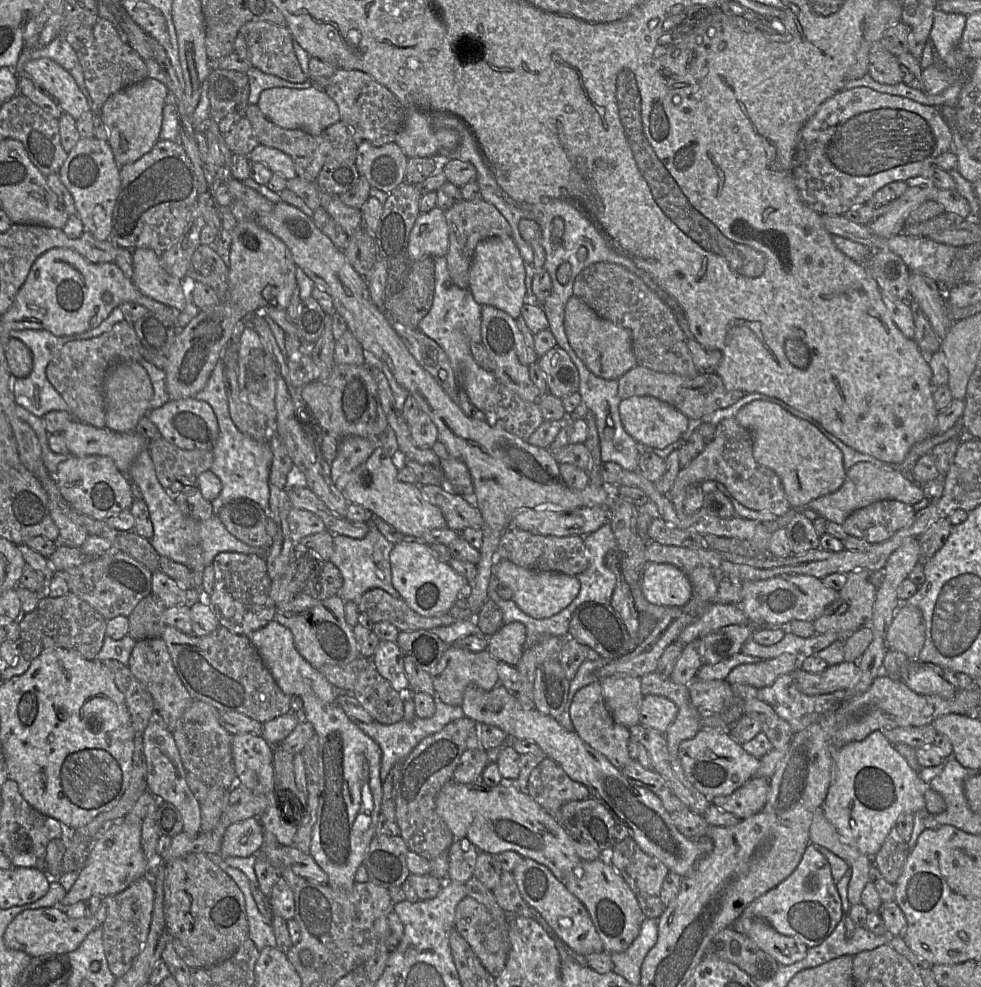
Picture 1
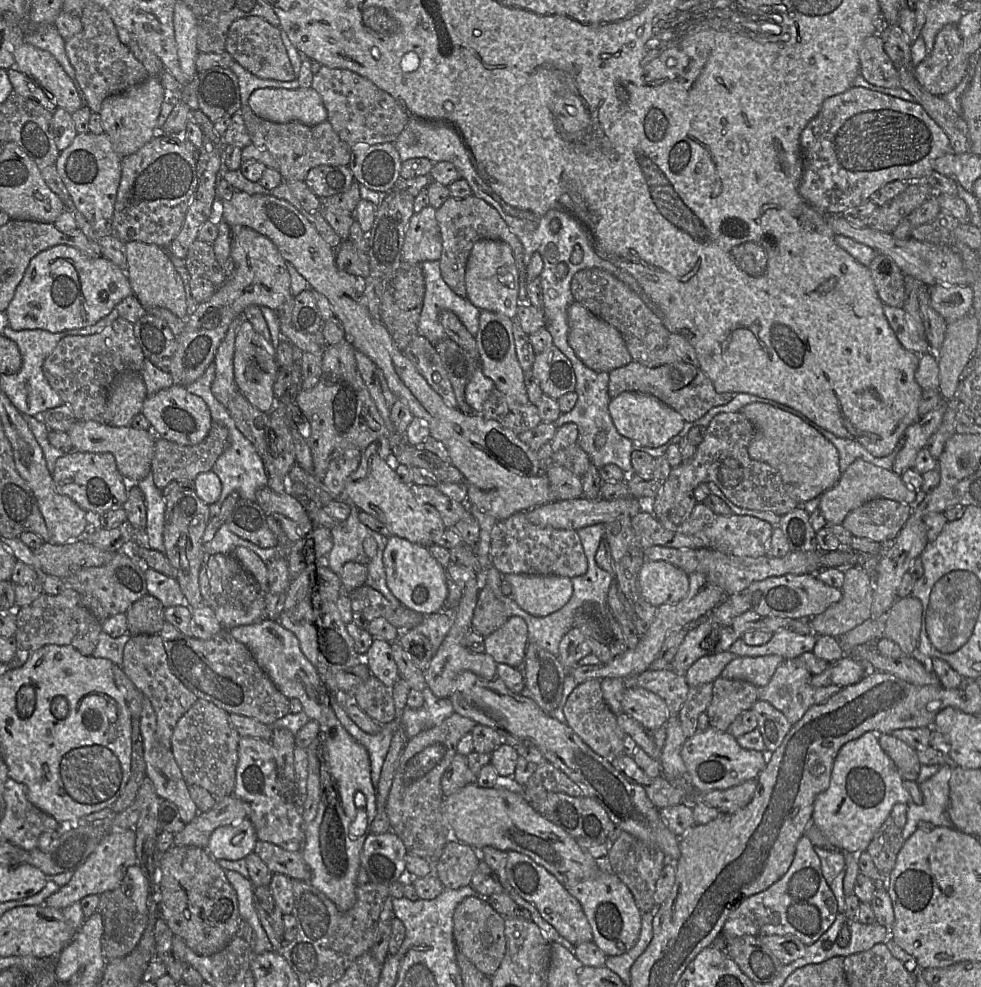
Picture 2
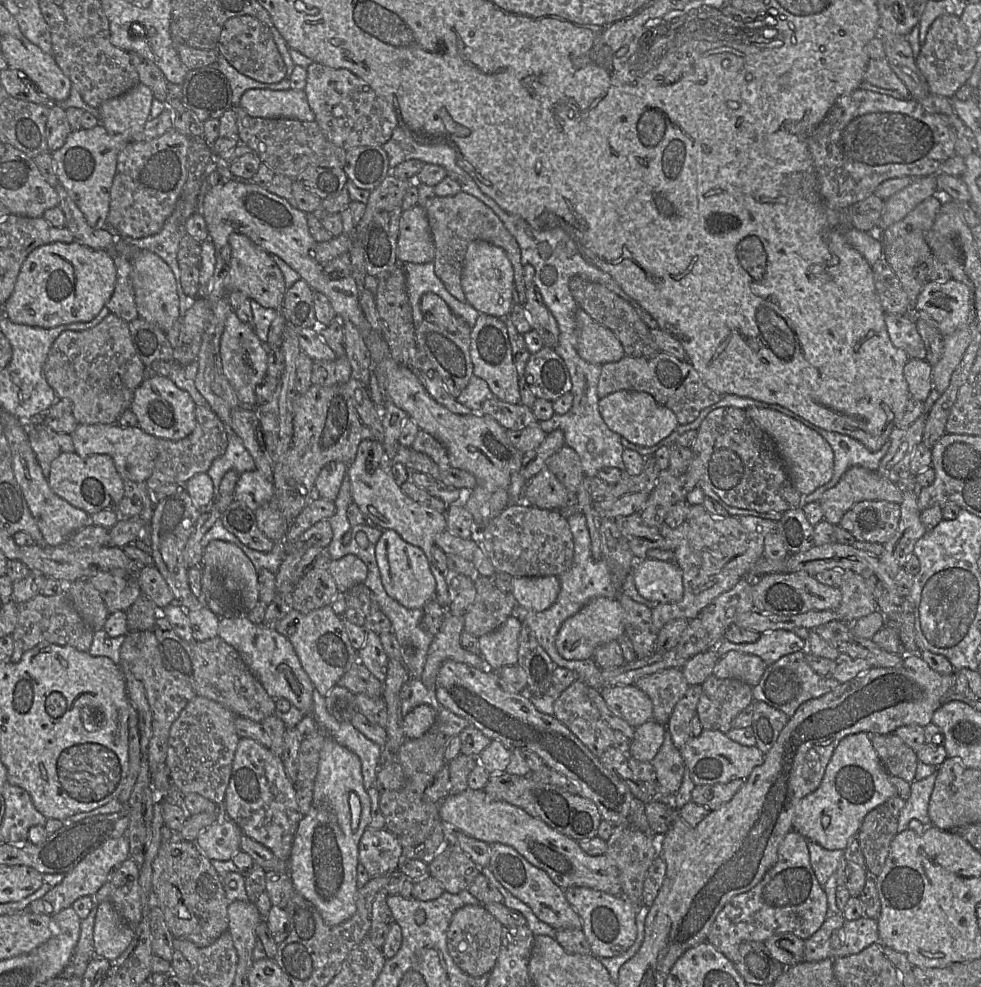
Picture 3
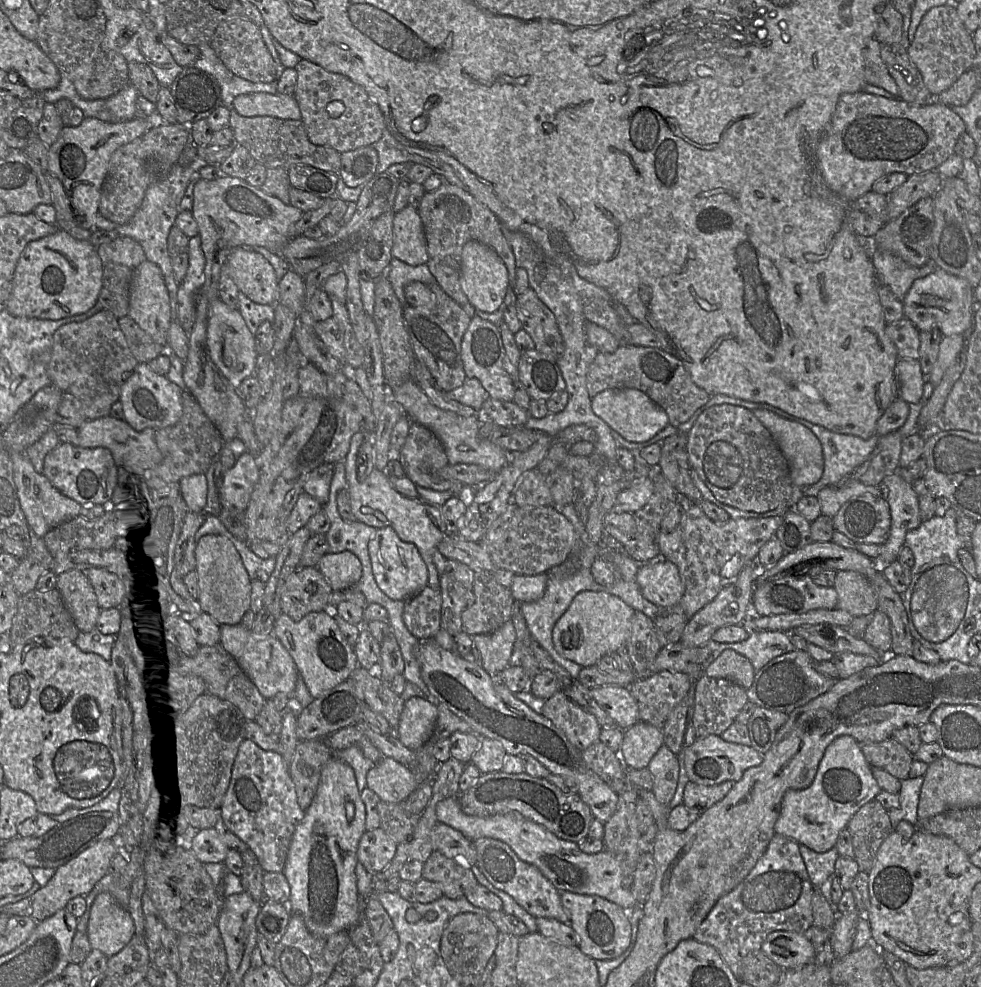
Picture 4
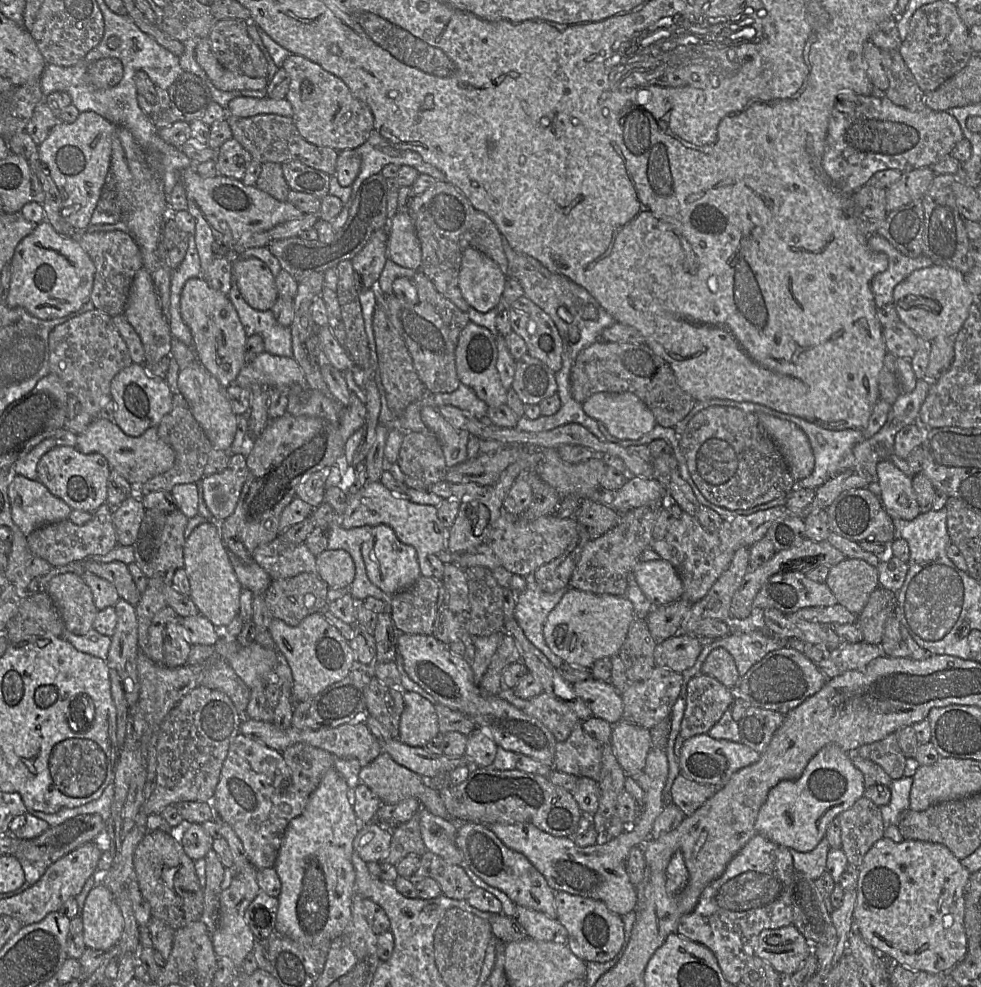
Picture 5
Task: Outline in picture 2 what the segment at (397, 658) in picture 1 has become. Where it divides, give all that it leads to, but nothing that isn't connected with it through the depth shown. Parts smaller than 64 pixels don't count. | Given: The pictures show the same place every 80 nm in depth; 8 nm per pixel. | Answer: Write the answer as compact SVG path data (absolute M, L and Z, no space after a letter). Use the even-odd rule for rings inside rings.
M374 638L366 654L361 655L368 665L372 675L378 678L387 687L392 688L401 678L397 664L391 652L391 643Z

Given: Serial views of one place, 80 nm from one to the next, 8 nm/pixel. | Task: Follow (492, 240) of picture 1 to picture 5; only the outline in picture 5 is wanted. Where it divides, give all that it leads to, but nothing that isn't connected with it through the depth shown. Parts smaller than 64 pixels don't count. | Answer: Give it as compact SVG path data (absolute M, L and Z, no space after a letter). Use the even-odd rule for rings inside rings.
M468 247L462 254L459 288L470 307L481 313L493 310L501 301L506 274L490 257Z

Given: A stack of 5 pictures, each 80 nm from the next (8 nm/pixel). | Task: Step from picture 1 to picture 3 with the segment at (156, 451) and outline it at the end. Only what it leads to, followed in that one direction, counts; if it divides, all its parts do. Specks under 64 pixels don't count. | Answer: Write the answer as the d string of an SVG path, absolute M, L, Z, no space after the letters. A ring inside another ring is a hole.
M196 405L196 426L194 430L181 440L157 440L158 456L154 469L145 481L148 492L153 493L168 484L185 483L199 473L206 473L213 461L222 456L227 448L228 435L225 425L210 407Z

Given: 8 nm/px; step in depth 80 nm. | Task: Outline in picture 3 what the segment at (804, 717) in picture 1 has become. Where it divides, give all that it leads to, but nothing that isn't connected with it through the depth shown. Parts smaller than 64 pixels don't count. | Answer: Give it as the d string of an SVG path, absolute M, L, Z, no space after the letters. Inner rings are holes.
M806 651L791 653L769 665L760 682L752 688L754 701L764 702L790 718L801 704L835 690L840 683L834 678L814 672L806 661L806 655Z

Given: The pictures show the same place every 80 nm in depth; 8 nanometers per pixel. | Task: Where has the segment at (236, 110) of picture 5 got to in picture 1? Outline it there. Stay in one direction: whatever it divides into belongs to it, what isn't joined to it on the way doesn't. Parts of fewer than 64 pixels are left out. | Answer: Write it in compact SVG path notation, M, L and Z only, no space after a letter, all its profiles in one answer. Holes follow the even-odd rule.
M317 86L307 89L269 88L261 92L256 105L267 119L279 127L300 129L311 135L319 135L327 127L340 121L337 104L323 89Z

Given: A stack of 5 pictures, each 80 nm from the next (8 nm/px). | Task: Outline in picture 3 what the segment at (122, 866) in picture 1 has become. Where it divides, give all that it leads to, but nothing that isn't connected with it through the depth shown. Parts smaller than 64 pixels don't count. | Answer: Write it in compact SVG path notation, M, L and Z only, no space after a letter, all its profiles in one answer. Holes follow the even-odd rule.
M125 835L105 841L87 855L71 872L65 874L60 884L52 887L43 897L30 903L27 910L36 914L55 916L63 909L71 907L77 899L95 894L102 885L110 881L118 866L129 857L130 845Z

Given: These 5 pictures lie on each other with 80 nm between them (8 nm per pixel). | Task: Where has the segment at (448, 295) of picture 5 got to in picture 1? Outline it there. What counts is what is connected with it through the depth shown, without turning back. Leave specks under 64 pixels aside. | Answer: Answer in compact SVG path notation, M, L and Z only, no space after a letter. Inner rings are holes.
M461 200L445 211L449 230L449 250L446 255L451 280L461 289L468 289L470 268L477 245L493 236L512 236L511 226L499 210L481 200Z

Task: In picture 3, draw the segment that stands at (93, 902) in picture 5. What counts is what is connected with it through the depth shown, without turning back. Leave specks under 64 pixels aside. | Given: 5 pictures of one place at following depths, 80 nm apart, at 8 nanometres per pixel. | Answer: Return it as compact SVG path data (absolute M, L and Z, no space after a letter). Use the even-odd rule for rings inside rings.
M109 900L98 904L93 935L96 956L109 961L118 958L130 945L134 932Z

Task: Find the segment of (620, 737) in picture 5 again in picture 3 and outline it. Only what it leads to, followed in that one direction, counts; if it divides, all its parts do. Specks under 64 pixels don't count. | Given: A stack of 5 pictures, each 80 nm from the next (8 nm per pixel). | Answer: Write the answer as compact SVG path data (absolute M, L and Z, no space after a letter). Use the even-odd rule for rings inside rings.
M654 720L645 722L635 728L630 740L628 757L642 762L651 762L661 748L666 734L666 727Z

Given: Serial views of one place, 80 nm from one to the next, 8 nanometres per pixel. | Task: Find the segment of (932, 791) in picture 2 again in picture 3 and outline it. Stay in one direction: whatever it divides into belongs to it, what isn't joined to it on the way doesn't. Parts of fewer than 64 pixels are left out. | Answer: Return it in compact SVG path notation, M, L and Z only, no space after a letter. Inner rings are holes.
M936 772L923 780L910 783L911 793L897 817L897 832L908 830L911 820L918 820L926 827L932 827L928 815L930 797L934 788Z

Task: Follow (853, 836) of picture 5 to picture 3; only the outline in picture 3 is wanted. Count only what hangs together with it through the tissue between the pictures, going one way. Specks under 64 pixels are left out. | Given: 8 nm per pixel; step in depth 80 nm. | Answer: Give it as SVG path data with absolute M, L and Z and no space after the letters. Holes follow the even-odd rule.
M885 804L871 810L864 818L856 840L865 858L868 877L876 877L882 871L890 844L897 832L897 819Z

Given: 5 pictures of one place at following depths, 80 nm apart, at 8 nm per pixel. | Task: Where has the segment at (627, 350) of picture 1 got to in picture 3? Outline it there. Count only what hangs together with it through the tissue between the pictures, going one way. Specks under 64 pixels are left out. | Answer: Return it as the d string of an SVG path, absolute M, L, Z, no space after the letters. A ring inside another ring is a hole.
M583 309L576 312L577 352L590 364L604 365L620 361L626 356L616 335L593 320Z

